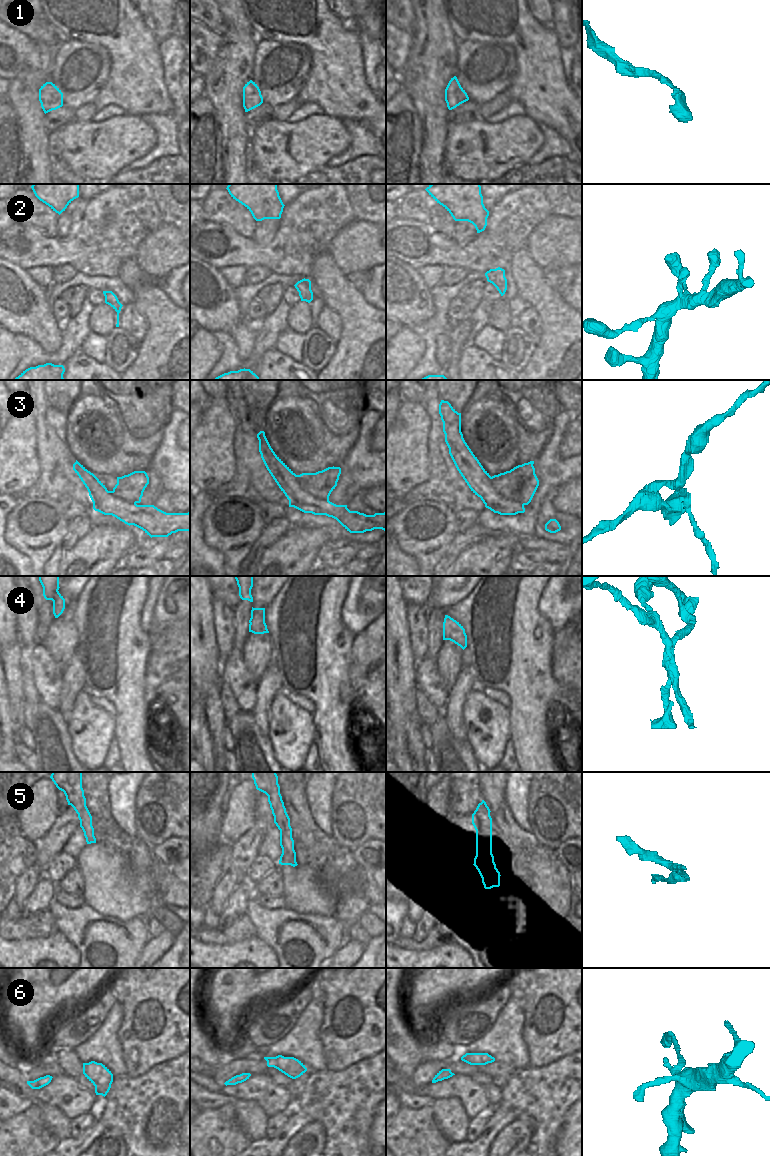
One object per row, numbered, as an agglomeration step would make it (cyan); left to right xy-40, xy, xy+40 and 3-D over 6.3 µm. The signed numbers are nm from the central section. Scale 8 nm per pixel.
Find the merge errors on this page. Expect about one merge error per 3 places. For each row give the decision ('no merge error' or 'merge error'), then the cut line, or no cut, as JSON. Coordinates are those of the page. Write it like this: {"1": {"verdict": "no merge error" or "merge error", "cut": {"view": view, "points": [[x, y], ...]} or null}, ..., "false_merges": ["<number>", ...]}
{"1": {"verdict": "no merge error", "cut": null}, "2": {"verdict": "no merge error", "cut": null}, "3": {"verdict": "merge error", "cut": {"view": "xy+40", "points": [[490, 477], [498, 492], [523, 505]]}}, "4": {"verdict": "merge error", "cut": {"view": "xy-40", "points": [[58, 591], [54, 615]]}}, "5": {"verdict": "no merge error", "cut": null}, "6": {"verdict": "merge error", "cut": {"view": "xy-40", "points": [[89, 1062], [96, 1062]]}}, "false_merges": ["3", "4", "6"]}

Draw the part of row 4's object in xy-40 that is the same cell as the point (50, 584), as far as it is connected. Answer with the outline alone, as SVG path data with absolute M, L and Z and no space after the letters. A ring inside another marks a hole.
M38 576L43 587L43 596L46 600L53 601L53 614L57 603L57 592L59 590L59 576Z

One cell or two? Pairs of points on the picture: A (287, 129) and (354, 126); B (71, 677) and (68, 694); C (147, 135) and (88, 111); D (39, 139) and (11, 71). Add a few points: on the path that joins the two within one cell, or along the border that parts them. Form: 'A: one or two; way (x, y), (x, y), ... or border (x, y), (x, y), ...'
A: two; border (340, 120), (350, 137), (350, 144), (345, 150)
B: one; way (71, 681), (69, 690)
C: two; border (82, 120), (91, 121)
D: two; border (27, 57), (23, 69), (10, 80)

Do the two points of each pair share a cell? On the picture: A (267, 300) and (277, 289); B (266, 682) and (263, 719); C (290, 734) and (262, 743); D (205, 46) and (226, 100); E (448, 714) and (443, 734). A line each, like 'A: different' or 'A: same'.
A: same
B: same
C: different
D: different
E: different

